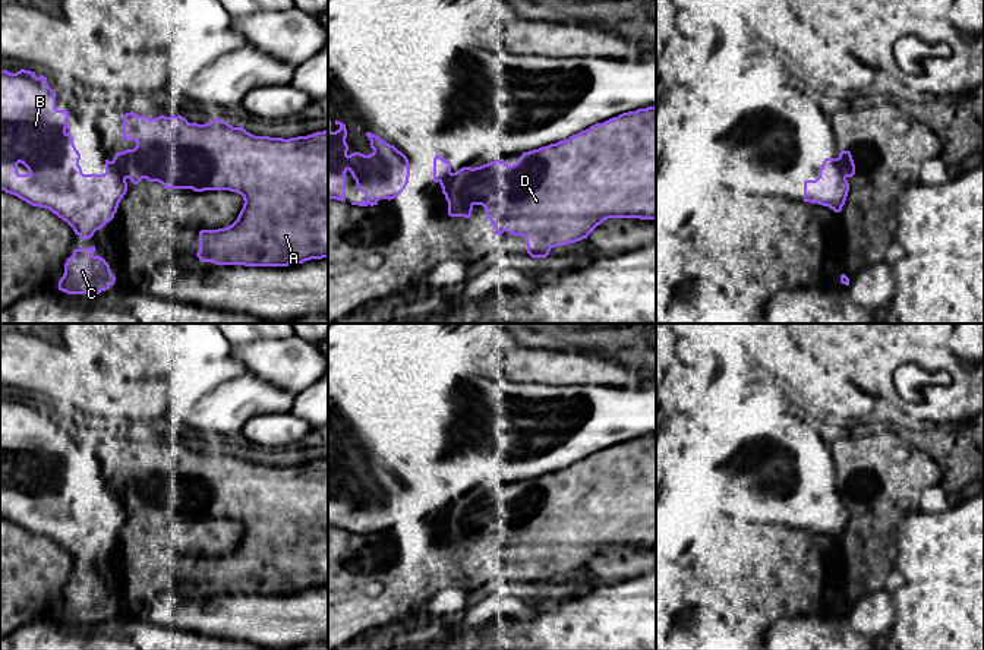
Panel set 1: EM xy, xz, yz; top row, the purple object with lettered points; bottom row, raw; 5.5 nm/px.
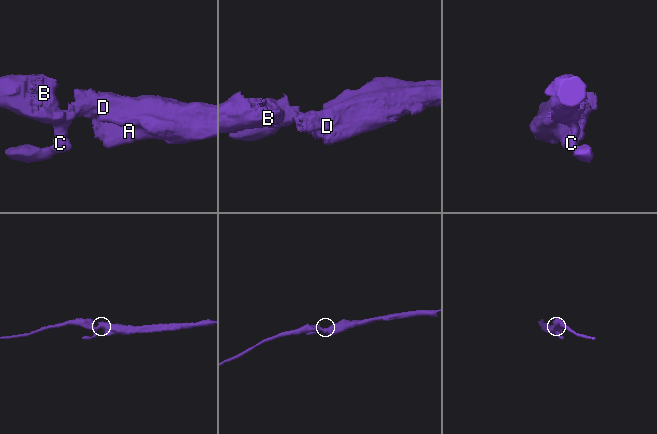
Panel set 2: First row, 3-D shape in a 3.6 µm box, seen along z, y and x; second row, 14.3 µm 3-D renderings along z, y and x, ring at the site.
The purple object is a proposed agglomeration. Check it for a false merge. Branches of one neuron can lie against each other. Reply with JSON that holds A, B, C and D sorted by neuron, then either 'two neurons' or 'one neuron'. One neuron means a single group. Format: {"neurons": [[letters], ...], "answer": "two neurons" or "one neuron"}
{"neurons": [["A", "D"], ["B", "C"]], "answer": "two neurons"}

